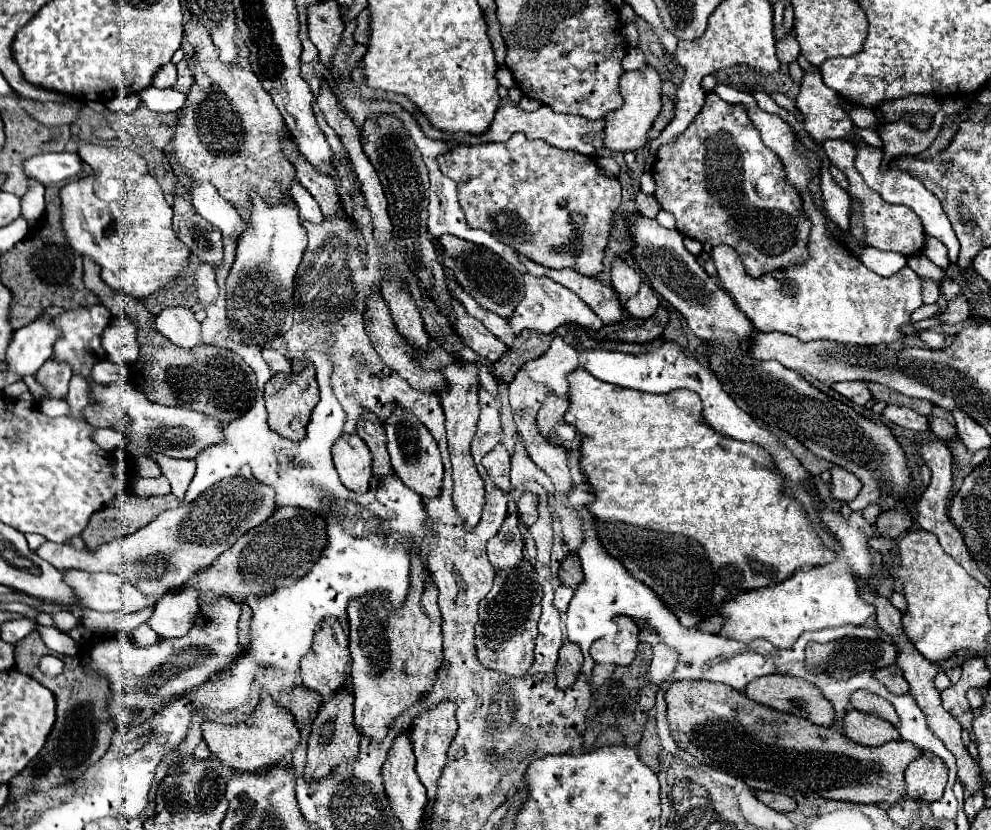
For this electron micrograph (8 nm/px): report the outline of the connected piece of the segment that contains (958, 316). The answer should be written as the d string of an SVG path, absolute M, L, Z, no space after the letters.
M959 296L955 298L953 302L949 302L947 306L947 312L941 314L941 316L935 316L935 318L929 318L929 320L921 320L921 322L911 322L911 326L915 330L927 330L927 328L933 328L933 326L941 326L941 324L957 324L957 322L963 322L965 318L969 318L969 304L967 304L967 298L965 296Z

